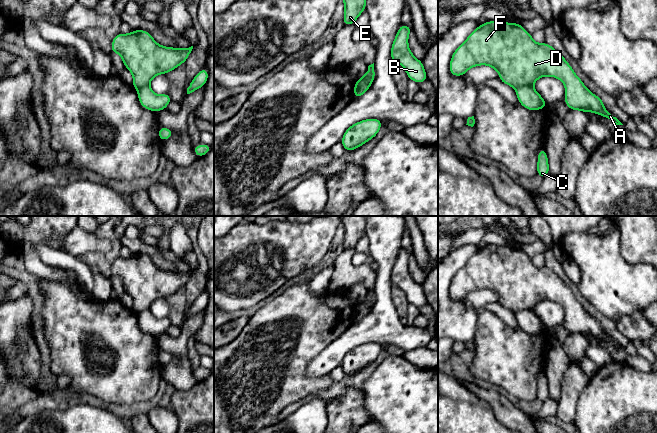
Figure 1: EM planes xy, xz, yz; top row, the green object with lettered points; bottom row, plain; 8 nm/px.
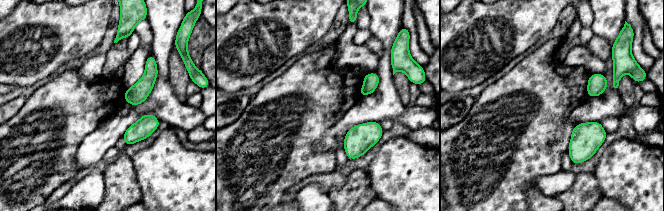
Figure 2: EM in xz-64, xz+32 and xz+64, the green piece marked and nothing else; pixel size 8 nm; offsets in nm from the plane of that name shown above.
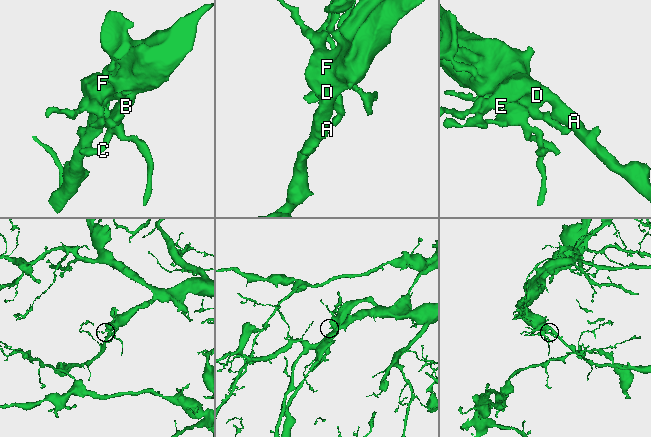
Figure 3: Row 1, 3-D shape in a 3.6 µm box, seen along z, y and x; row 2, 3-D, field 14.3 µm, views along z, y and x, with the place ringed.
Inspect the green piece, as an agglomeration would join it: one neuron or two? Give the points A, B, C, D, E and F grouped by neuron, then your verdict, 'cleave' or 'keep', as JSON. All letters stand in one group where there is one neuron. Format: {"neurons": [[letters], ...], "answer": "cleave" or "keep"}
{"neurons": [["A", "D", "E", "F"], ["B", "C"]], "answer": "cleave"}

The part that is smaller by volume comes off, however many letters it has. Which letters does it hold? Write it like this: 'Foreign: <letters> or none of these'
Foreign: B, C

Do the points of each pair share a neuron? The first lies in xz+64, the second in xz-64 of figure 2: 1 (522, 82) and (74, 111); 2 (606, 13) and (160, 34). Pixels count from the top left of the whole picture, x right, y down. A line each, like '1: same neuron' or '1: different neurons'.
1: same neuron
2: same neuron

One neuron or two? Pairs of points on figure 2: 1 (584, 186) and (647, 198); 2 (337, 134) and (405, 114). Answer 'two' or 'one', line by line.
1: two
2: one

